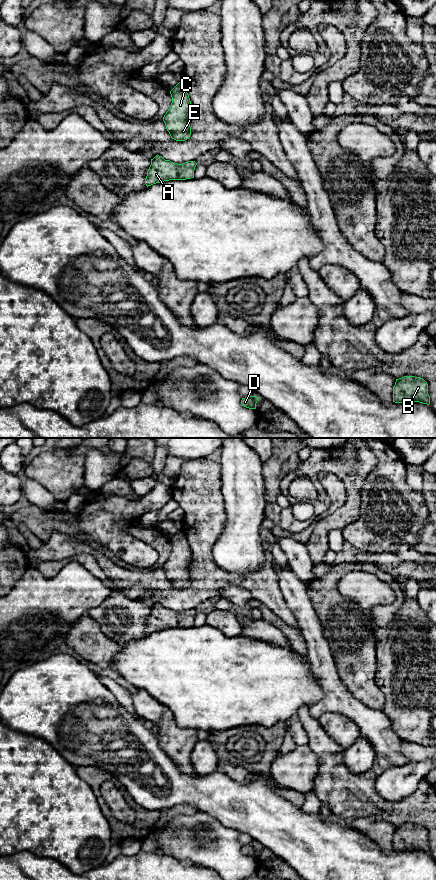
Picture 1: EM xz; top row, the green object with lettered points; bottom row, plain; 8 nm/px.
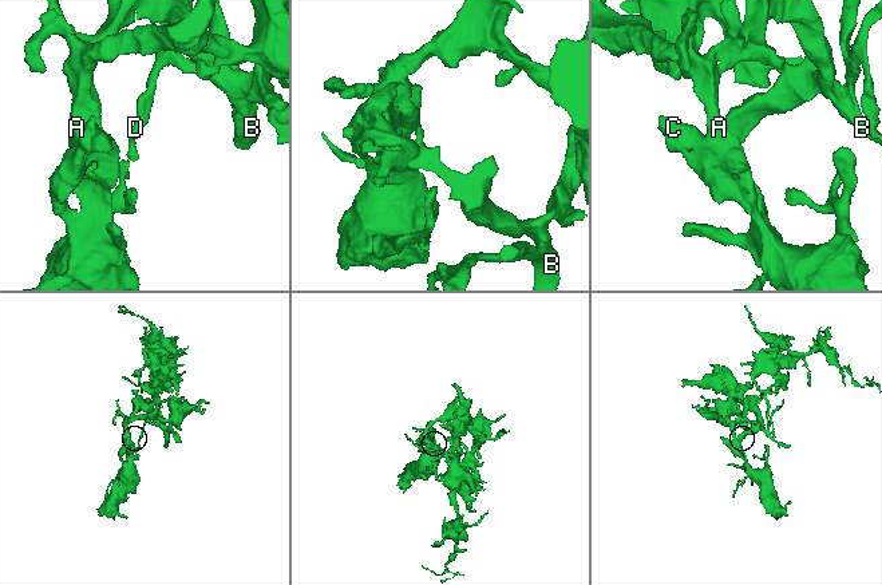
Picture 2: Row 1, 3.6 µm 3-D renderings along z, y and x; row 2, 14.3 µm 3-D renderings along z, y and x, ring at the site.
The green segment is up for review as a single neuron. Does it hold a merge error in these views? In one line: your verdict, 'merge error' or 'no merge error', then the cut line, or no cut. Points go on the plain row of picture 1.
no merge error | no cut

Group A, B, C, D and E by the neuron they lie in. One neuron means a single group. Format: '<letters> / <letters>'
A B C D E

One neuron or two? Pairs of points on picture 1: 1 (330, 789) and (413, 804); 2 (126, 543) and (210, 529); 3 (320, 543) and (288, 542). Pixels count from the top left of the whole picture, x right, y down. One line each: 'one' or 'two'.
1: one
2: two
3: two

